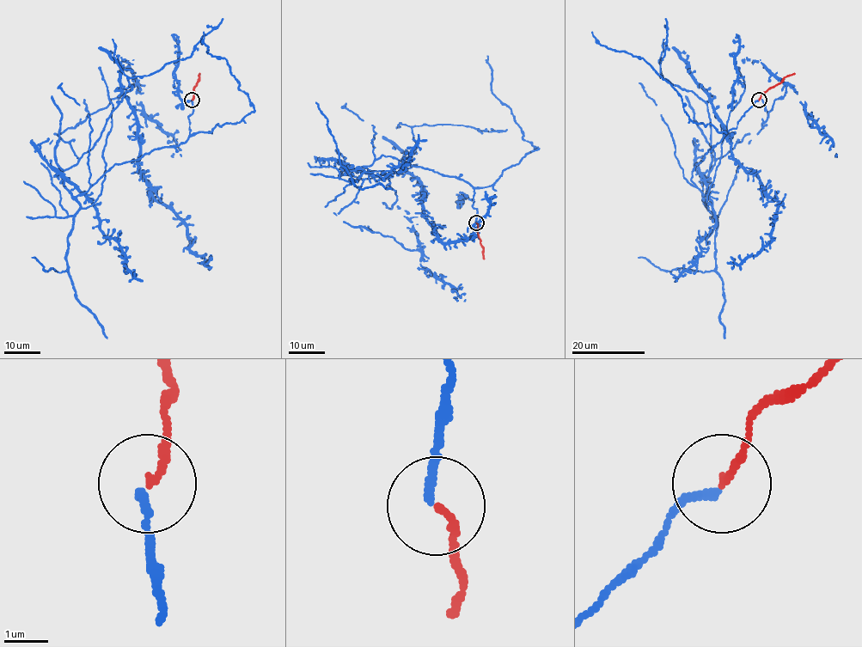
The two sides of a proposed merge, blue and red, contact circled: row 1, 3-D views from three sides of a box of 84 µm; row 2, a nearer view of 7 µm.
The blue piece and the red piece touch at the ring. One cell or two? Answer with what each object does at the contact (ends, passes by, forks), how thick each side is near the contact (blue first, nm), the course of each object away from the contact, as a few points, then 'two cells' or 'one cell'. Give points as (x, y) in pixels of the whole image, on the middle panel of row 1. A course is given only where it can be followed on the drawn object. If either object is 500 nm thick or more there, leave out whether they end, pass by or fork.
blue ends | red ends | 200/180 nm | blue via (475, 222), (473, 189), (461, 180), (382, 155), (345, 173), (409, 173), (443, 242), (473, 235), (495, 195) | red via (476, 222), (484, 259) | one cell

